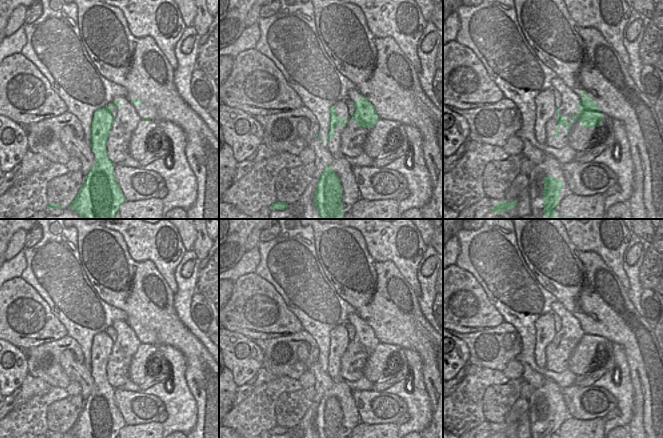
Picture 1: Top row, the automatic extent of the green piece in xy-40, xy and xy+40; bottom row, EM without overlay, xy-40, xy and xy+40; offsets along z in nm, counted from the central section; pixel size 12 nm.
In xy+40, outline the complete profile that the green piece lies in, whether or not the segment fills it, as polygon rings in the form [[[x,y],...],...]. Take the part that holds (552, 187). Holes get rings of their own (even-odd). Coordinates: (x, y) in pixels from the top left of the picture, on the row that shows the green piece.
[[[552,176],[544,178],[544,215],[546,219],[557,219],[556,210],[559,205],[560,193],[563,189],[563,181]]]

